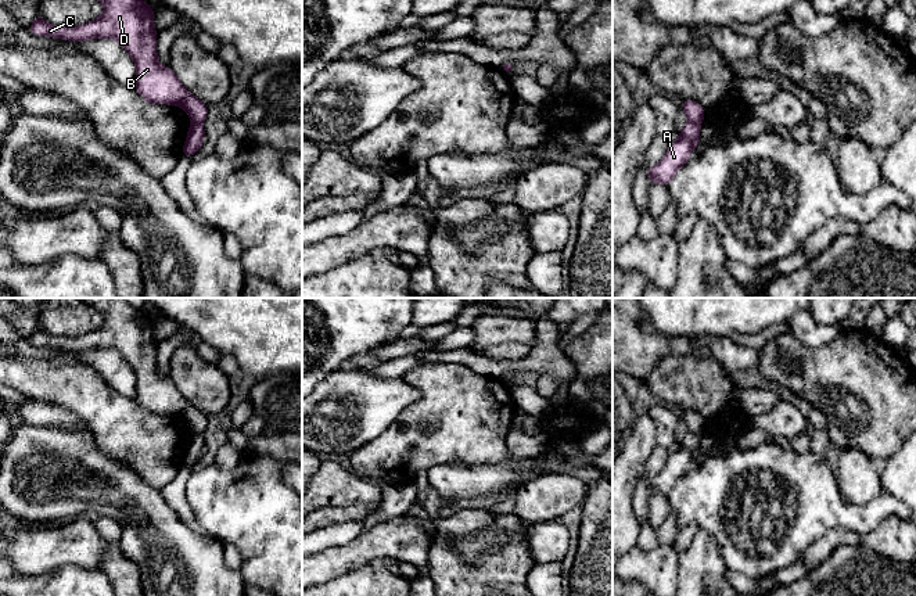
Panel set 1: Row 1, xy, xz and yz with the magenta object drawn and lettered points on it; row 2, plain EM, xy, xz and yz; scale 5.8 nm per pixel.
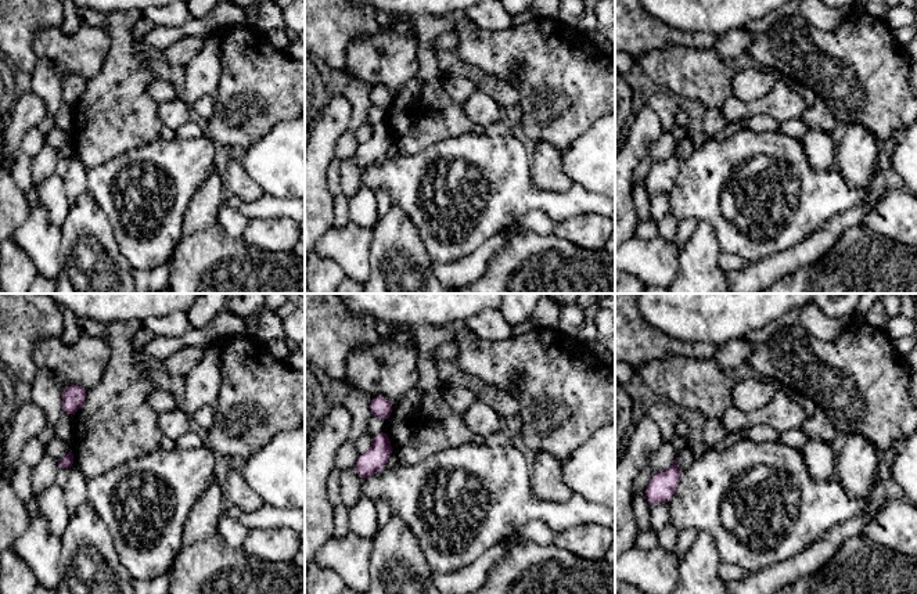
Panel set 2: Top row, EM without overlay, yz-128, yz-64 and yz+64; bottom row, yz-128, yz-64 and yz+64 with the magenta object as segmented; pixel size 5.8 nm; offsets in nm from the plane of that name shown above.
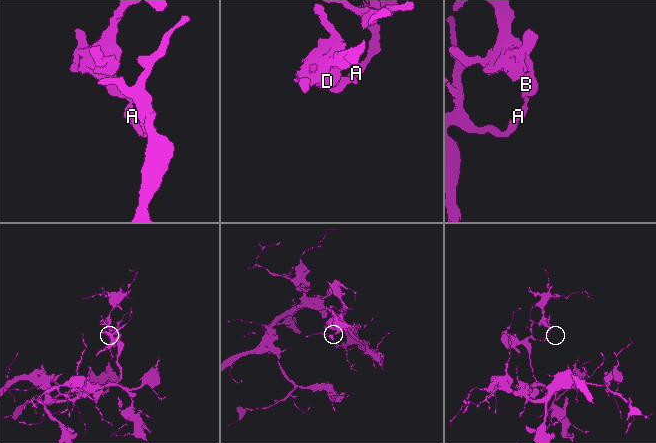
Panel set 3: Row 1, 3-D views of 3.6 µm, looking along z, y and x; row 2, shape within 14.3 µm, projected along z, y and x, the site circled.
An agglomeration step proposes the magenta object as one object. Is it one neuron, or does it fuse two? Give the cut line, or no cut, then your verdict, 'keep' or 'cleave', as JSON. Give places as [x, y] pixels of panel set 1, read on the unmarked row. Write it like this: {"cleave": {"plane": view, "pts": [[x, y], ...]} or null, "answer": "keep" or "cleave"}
{"cleave": {"plane": "yz", "pts": [[689, 430], [699, 437]]}, "answer": "cleave"}

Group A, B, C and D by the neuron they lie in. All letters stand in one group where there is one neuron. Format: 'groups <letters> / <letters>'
groups A / B C D

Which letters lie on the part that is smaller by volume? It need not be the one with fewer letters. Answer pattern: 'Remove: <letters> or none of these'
Remove: B, C, D

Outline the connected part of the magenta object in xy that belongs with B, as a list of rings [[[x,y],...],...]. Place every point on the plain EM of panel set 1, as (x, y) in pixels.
[[[125,298],[79,299],[104,315],[105,320],[97,330],[79,337],[61,337],[51,335],[36,324],[28,341],[69,352],[107,348],[119,352],[136,374],[134,401],[146,413],[179,416],[191,432],[204,434],[208,417],[180,394],[170,377],[158,373],[154,319],[134,309]]]

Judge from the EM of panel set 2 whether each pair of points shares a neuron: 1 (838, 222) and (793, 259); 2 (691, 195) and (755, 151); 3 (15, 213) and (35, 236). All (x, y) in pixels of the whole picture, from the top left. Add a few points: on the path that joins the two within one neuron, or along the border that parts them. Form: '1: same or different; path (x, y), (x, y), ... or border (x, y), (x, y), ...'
1: same; path (827, 233), (804, 254)
2: same; path (707, 187), (732, 162), (740, 159)
3: different; border (31, 211), (27, 220), (14, 234)

